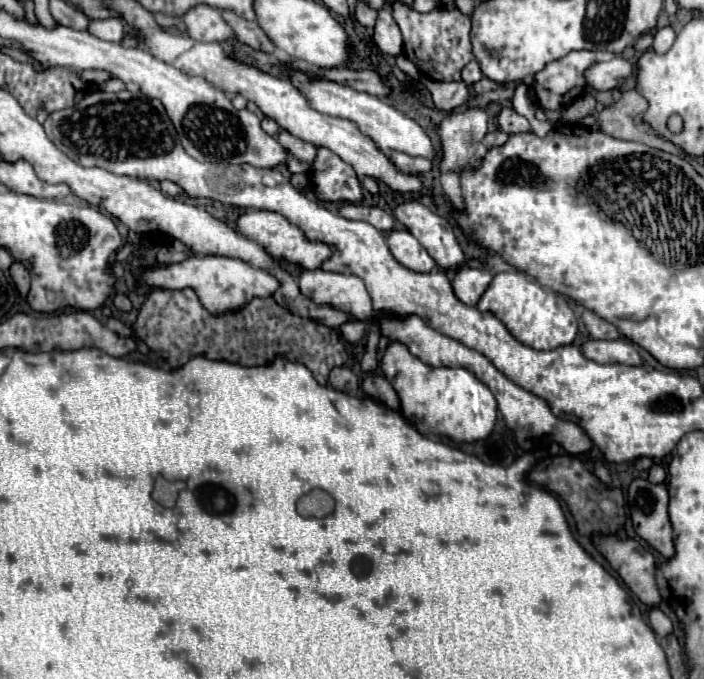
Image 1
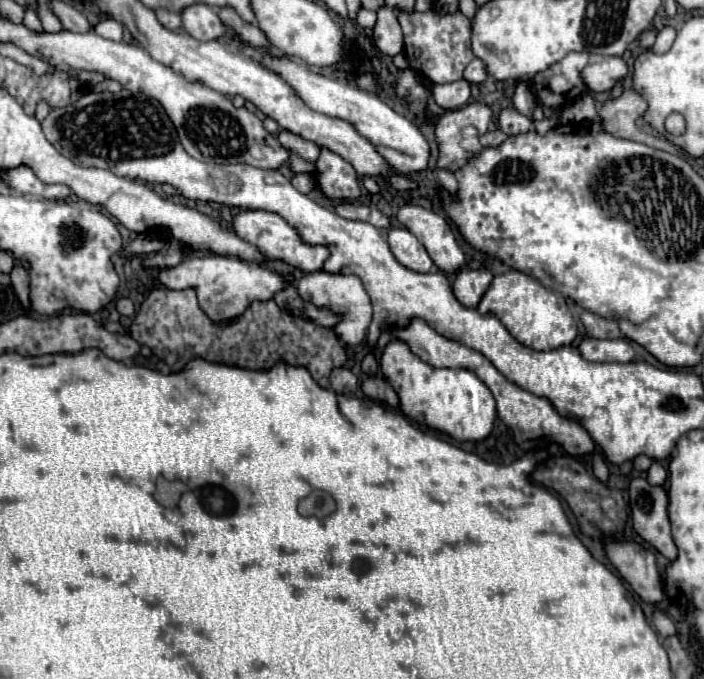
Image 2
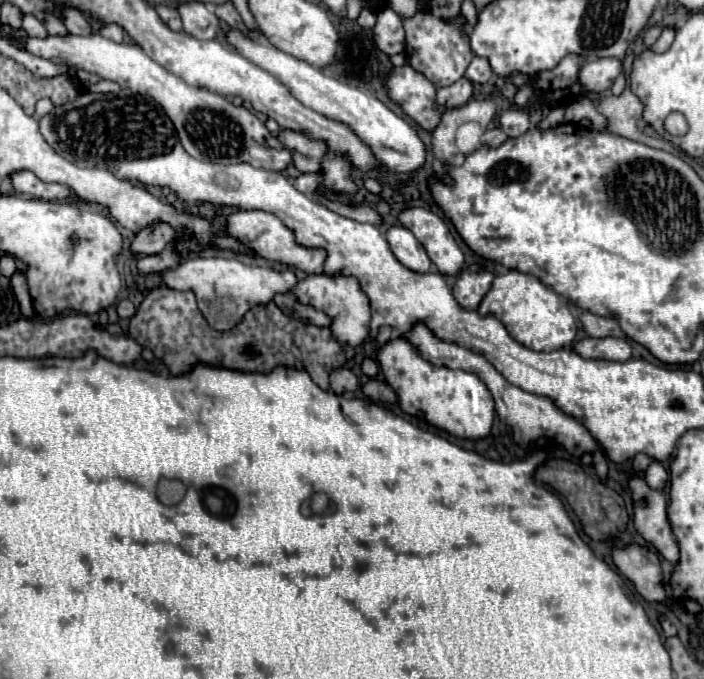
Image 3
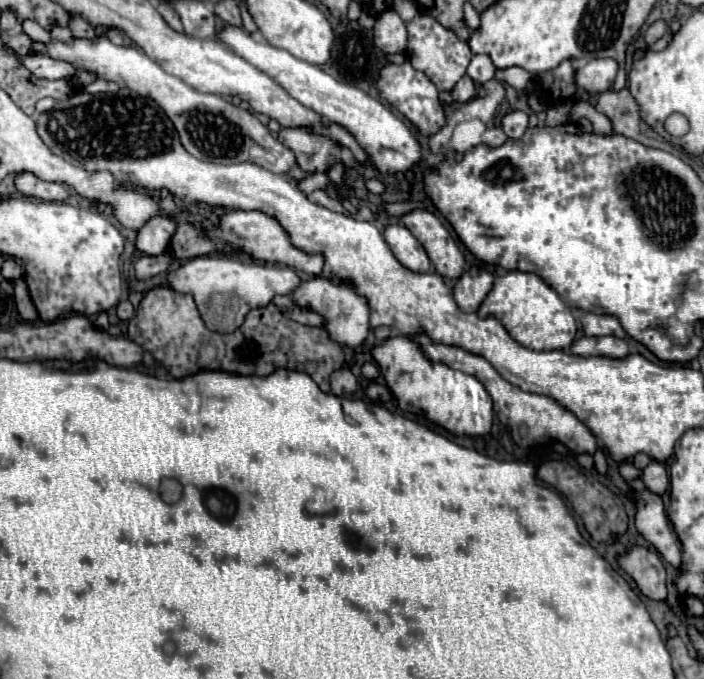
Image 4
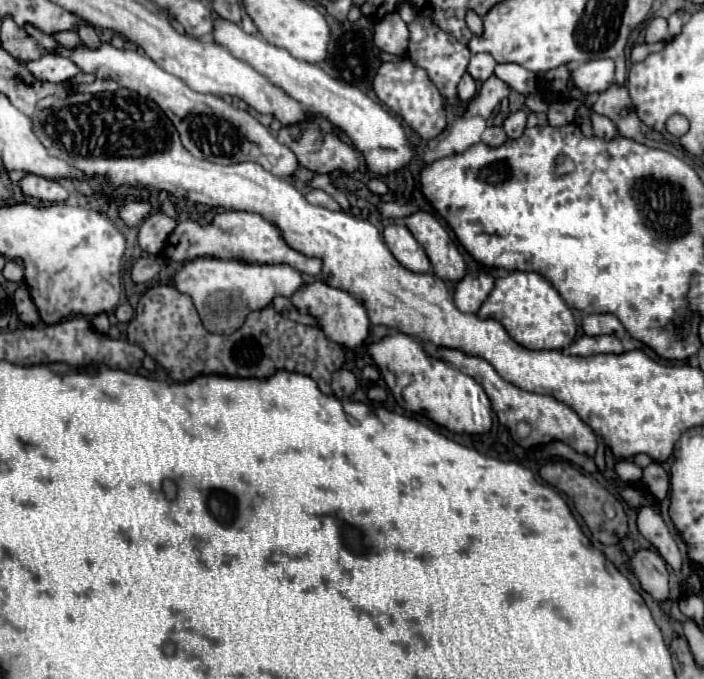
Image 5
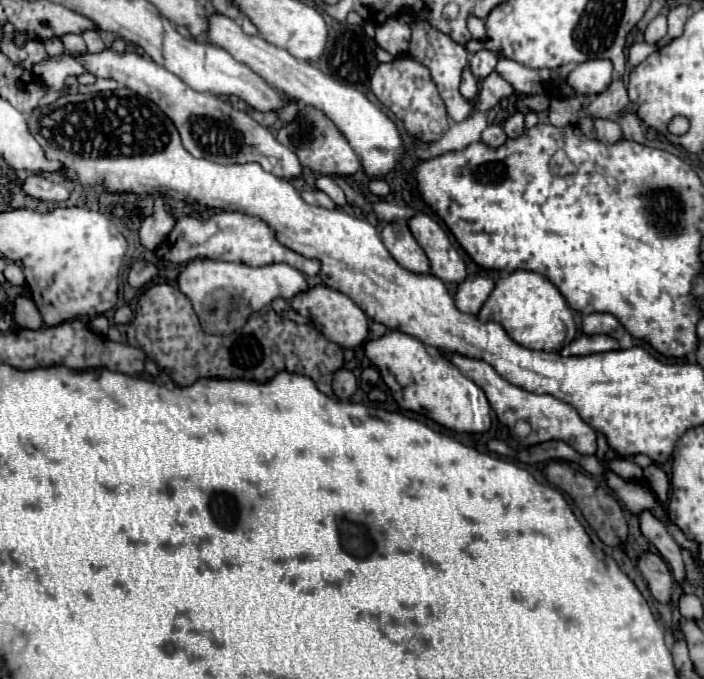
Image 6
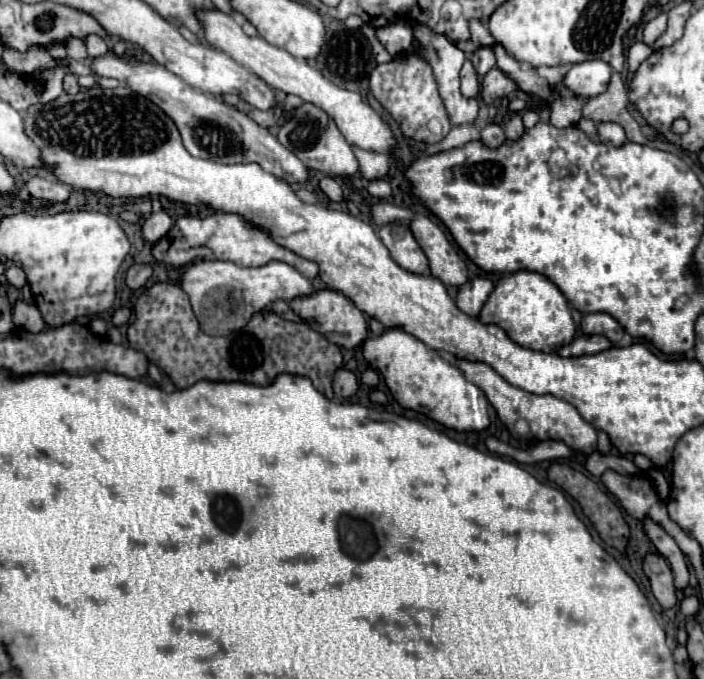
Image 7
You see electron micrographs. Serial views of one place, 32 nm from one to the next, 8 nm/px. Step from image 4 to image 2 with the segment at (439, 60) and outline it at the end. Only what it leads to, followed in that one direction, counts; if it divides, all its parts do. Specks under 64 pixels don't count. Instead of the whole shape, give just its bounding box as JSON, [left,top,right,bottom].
[396,10,474,84]

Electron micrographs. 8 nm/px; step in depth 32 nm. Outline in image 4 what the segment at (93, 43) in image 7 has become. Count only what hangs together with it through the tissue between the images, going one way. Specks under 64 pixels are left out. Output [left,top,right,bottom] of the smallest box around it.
[68,14,94,38]

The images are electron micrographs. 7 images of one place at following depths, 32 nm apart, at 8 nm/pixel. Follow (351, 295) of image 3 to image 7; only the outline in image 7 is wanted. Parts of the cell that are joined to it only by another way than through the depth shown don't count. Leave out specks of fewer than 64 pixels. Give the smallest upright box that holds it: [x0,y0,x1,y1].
[290,288,368,348]

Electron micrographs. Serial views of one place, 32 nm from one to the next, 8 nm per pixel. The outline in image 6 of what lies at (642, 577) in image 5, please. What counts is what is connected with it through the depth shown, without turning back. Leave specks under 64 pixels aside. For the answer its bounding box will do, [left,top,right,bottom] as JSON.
[636,552,672,604]

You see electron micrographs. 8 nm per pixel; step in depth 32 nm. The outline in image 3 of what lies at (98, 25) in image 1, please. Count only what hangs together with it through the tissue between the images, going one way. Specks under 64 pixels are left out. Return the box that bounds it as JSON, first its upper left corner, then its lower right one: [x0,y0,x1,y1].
[98,24,124,42]

